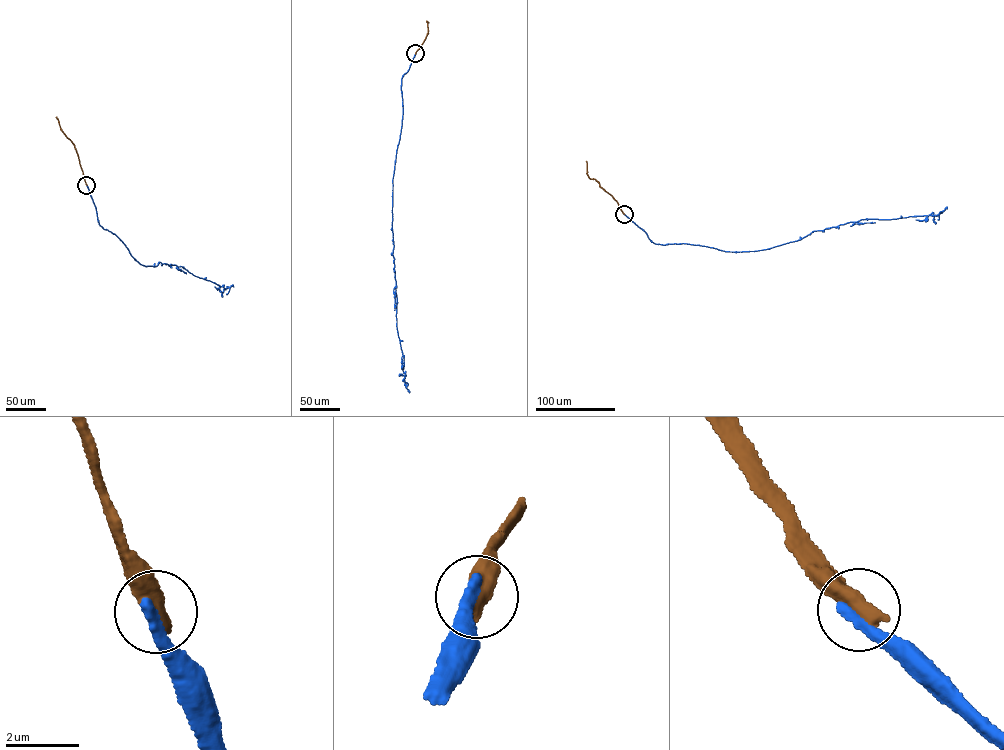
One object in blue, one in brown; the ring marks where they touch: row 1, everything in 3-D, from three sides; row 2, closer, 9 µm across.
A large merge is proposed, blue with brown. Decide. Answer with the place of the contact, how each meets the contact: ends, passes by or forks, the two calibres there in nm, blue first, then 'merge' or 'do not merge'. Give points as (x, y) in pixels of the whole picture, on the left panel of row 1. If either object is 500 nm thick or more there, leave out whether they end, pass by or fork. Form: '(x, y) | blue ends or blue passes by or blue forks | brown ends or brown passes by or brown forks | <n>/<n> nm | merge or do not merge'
(86, 185) | 400/550 nm | do not merge

